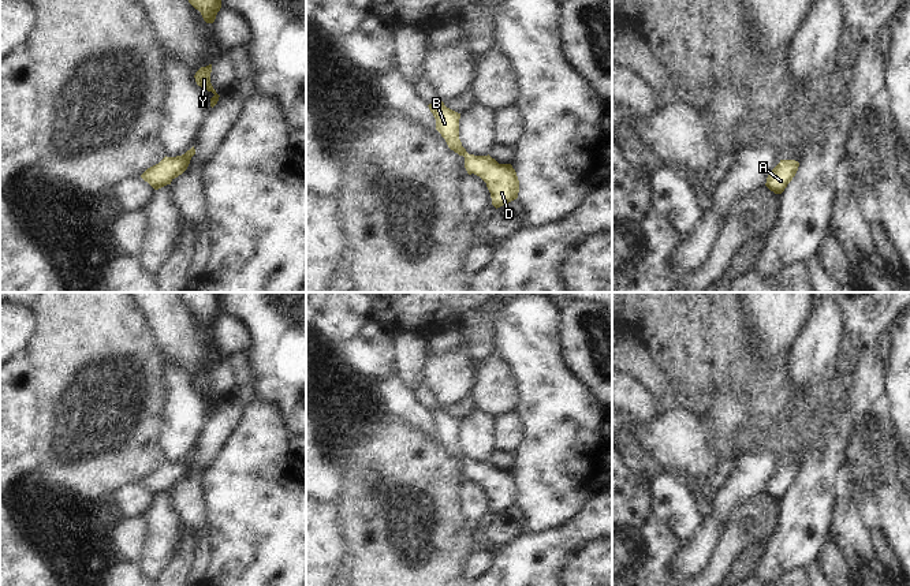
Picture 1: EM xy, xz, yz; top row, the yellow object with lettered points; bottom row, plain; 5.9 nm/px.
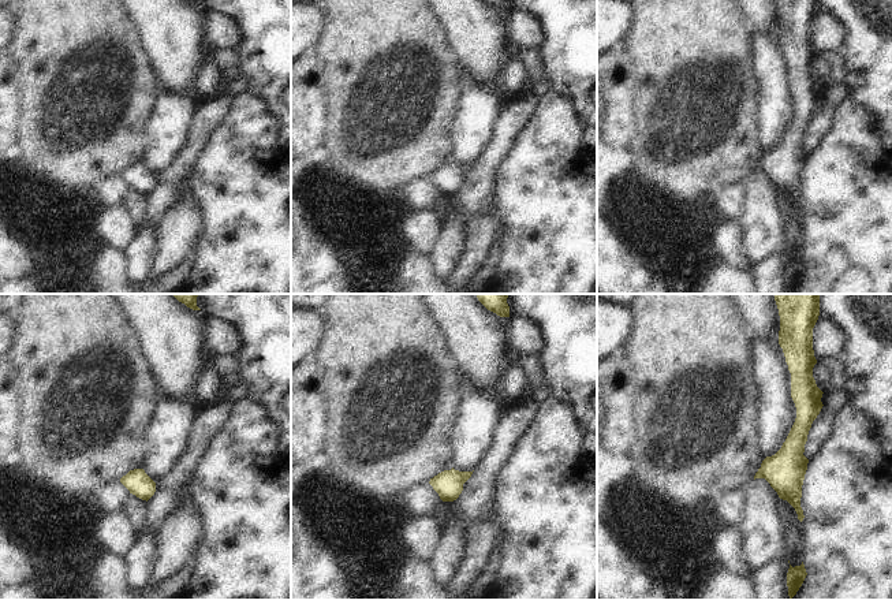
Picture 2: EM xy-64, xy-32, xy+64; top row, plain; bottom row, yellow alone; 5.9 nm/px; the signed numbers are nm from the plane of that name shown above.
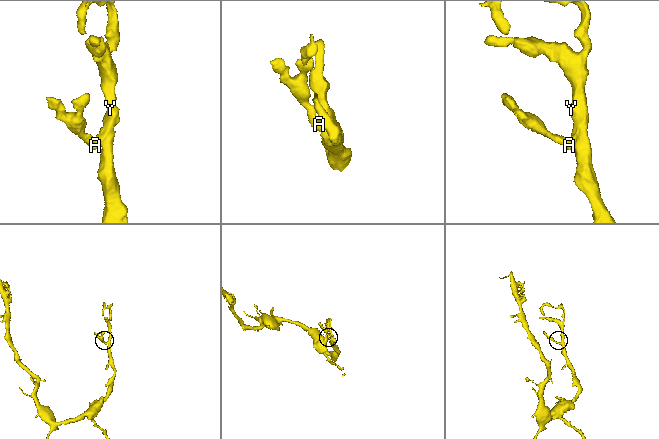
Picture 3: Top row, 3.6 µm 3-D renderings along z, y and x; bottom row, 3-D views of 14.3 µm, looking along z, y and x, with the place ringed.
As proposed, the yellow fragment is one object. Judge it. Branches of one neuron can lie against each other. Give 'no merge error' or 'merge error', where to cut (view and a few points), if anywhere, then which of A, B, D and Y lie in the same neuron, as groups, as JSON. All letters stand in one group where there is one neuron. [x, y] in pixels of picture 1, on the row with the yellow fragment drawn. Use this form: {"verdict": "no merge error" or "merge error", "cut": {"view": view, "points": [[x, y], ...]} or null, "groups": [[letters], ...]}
{"verdict": "no merge error", "cut": null, "groups": [["A", "B", "D", "Y"]]}

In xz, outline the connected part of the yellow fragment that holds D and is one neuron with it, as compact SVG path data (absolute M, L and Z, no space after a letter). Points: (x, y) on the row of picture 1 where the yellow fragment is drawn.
M441 100L428 105L436 119L436 130L448 148L465 157L469 175L480 176L491 193L492 205L497 209L518 198L519 180L511 164L499 164L488 156L469 154L459 139L460 113L447 108Z

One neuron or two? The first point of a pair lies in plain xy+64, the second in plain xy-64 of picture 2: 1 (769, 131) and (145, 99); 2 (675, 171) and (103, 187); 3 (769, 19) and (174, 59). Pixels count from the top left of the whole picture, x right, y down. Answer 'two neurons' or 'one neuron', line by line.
1: two neurons
2: two neurons
3: one neuron

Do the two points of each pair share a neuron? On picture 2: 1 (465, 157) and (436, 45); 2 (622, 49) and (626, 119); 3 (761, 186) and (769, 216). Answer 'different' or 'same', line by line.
1: different
2: same
3: same

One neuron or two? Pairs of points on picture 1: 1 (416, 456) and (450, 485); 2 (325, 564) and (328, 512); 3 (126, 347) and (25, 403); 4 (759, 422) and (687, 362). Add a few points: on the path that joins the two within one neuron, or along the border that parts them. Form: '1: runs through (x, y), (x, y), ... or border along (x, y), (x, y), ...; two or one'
1: runs through (424, 465), (442, 482); one
2: runs through (325, 552), (325, 525); one
3: border along (34, 365), (40, 372), (40, 399); two
4: runs through (752, 402), (716, 366), (708, 364); one

